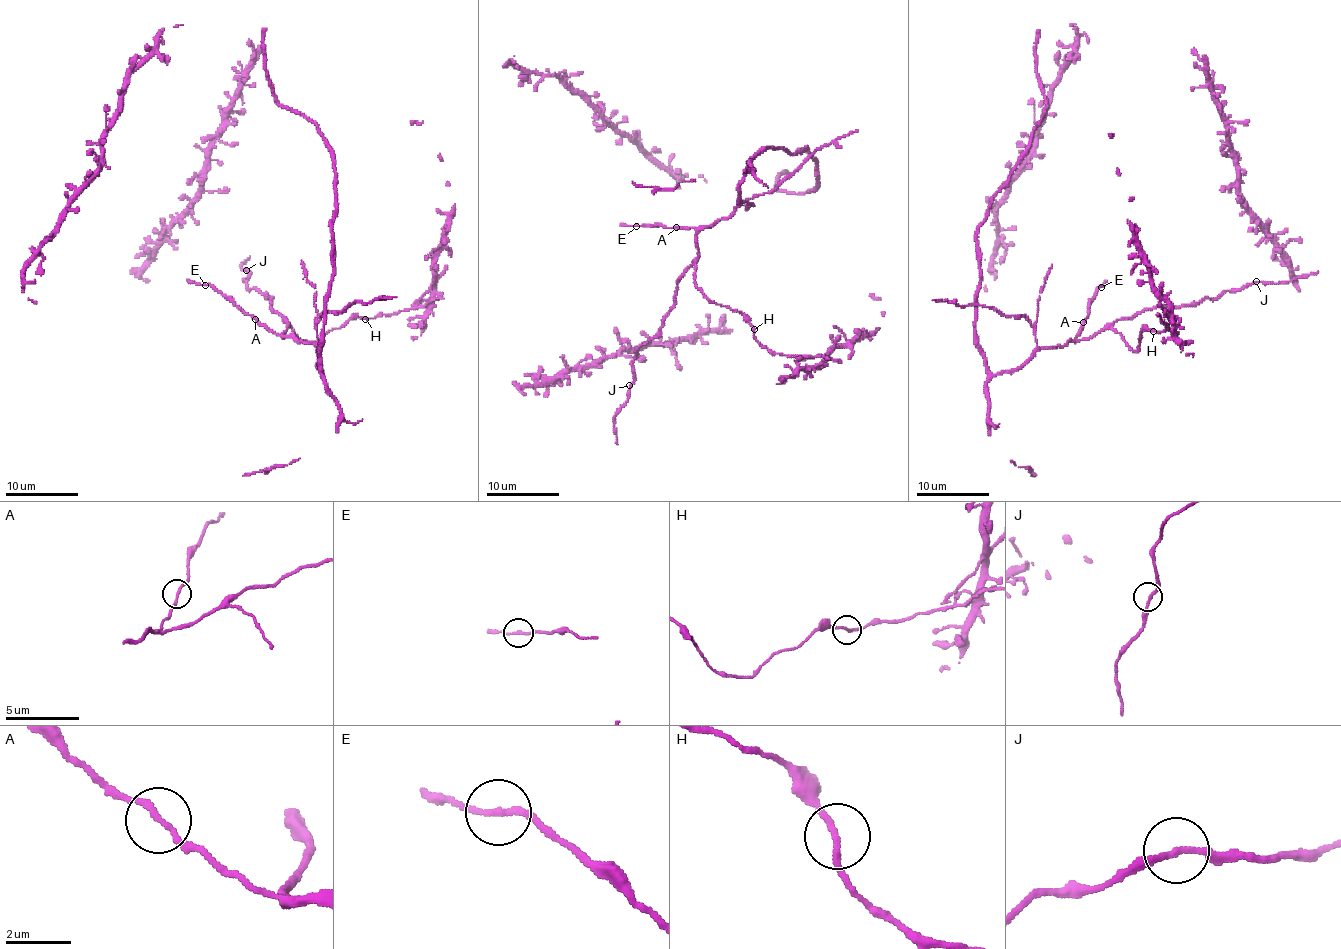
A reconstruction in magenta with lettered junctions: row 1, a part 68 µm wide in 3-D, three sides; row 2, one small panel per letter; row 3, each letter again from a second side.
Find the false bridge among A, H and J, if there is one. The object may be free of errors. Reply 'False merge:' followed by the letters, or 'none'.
False merge: none

